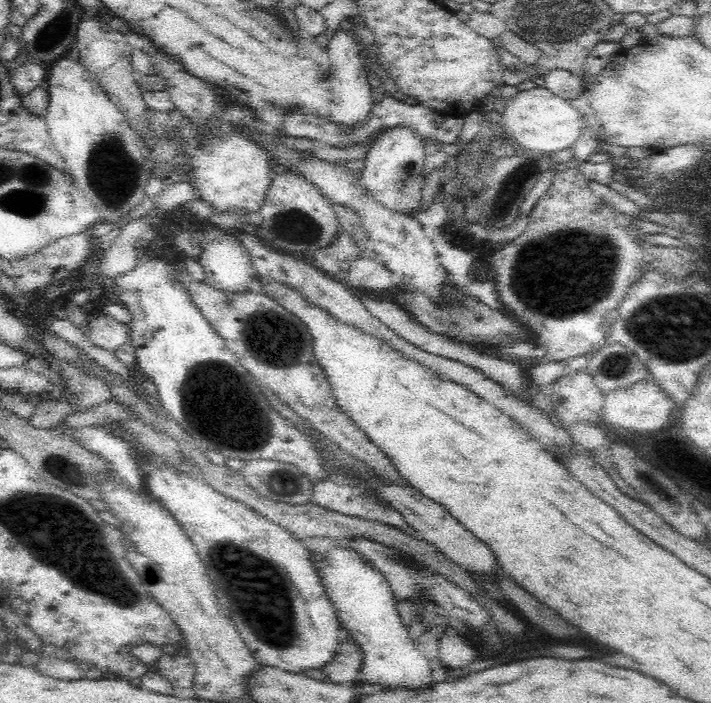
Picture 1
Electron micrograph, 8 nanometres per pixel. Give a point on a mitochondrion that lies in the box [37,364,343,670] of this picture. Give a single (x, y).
(59, 467)

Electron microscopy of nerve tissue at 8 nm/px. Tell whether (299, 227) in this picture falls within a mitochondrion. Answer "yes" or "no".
yes

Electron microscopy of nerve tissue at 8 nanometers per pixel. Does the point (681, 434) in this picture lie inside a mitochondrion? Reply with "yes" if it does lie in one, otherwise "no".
no

